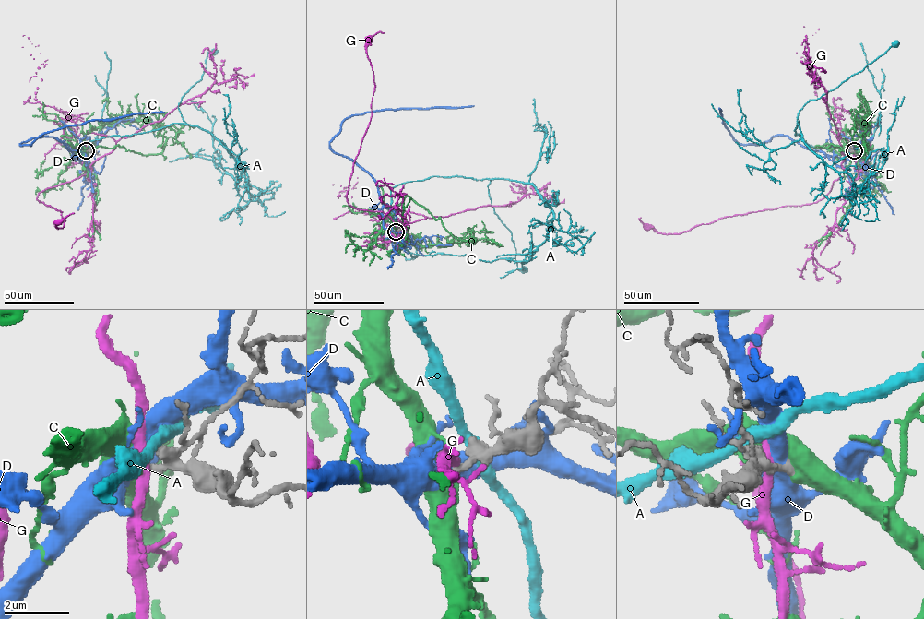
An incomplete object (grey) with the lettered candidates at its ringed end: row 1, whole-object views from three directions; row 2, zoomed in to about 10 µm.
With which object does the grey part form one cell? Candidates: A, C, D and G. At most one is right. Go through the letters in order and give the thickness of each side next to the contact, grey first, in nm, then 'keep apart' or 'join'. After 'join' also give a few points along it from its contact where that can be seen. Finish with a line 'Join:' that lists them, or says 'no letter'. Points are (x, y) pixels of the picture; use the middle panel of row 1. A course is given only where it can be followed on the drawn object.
A: 300 nm thick on the grey side, 340 nm on the other; keep apart
C: 240 nm thick on the grey side, 650 nm on the other; join; it runs (396, 232), (392, 221), (395, 237), (422, 246), (450, 245), (486, 237), (489, 243), (503, 246)
D: 240 nm thick on the grey side, 550 nm on the other; keep apart
G: 190 nm thick on the grey side, 300 nm on the other; keep apart
Join: C

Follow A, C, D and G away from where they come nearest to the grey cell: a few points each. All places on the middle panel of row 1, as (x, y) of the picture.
A: (397, 230), (393, 187), (433, 176), (496, 178), (488, 185), (491, 206), (511, 232), (517, 267), (524, 269)
C: (396, 232), (392, 221), (395, 237), (422, 246), (450, 245), (486, 237), (489, 243), (503, 246)
D: (396, 232), (384, 227), (383, 203), (372, 177), (331, 148), (341, 124), (353, 115), (378, 110), (474, 105)
G: (396, 231), (399, 235), (400, 230), (384, 213), (355, 208), (347, 196), (372, 115), (374, 83), (368, 39)

